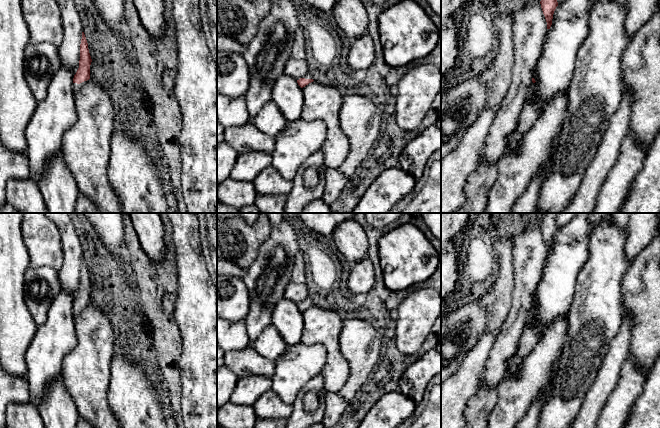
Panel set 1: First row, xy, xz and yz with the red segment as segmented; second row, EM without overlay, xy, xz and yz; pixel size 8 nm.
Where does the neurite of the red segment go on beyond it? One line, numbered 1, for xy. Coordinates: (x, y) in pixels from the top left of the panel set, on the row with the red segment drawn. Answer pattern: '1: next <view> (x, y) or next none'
1: next xy (76, 87)

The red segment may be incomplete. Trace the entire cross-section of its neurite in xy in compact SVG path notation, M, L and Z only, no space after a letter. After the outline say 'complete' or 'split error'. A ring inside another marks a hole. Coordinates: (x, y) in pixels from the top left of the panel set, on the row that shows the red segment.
M82 32L82 39L80 44L80 60L79 68L73 78L73 92L76 95L82 89L87 80L90 79L90 65L92 59L88 49L88 43L84 32Z; split error

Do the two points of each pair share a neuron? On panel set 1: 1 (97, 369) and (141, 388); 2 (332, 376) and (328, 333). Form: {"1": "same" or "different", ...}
{"1": "different", "2": "same"}

